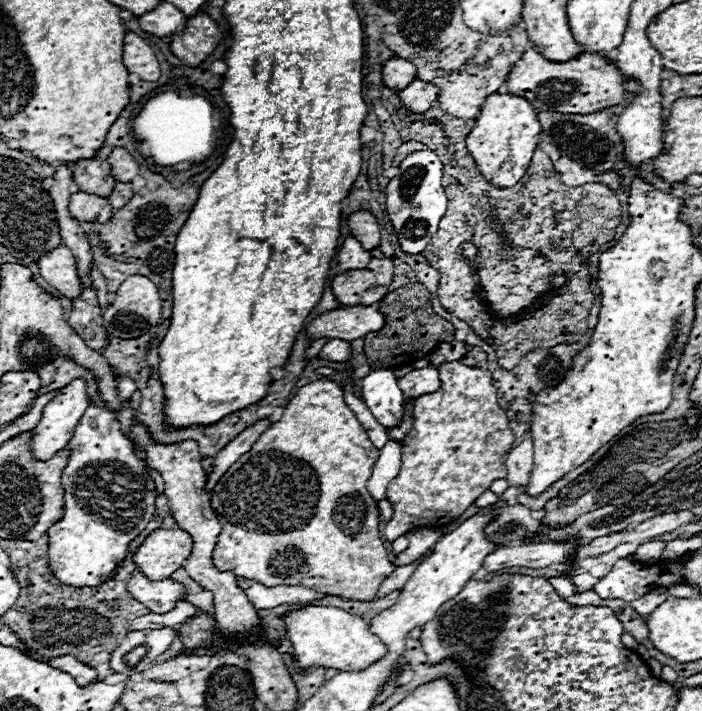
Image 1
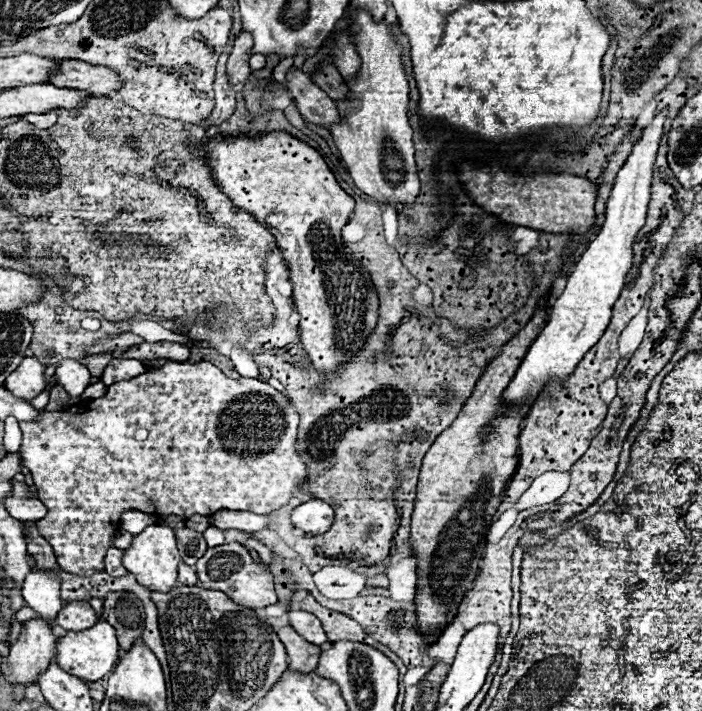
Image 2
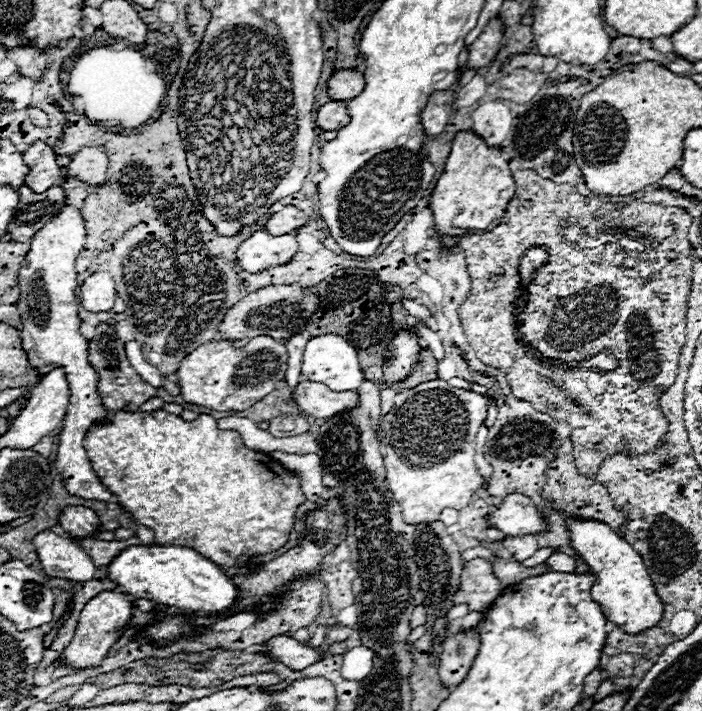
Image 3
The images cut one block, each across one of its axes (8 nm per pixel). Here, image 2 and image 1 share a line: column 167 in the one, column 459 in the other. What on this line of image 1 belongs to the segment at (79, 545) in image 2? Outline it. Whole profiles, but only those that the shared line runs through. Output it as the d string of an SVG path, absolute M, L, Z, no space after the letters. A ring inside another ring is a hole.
M460 362L440 364L438 374L442 382L440 390L418 396L414 402L414 428L402 440L402 470L386 490L386 498L394 504L394 516L384 524L382 530L382 536L388 542L414 528L448 524L450 520L460 516L484 490L488 490L494 480L506 478L502 456L512 450L514 432L508 426L504 410L498 406L497 390L492 386L492 374L488 370L470 368Z

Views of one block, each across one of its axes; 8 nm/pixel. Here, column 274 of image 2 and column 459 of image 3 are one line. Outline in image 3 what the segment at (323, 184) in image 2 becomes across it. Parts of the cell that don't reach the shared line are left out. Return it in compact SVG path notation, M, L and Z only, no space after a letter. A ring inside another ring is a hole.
M458 132L428 206L432 210L438 234L460 238L464 232L494 230L500 224L514 192L516 182L508 170L508 160L504 160L502 150L488 148L486 142L474 132Z

